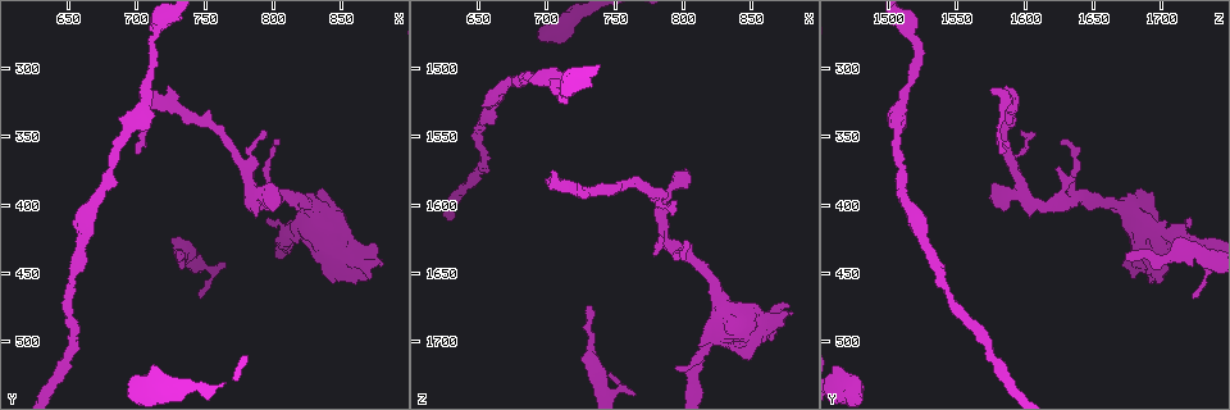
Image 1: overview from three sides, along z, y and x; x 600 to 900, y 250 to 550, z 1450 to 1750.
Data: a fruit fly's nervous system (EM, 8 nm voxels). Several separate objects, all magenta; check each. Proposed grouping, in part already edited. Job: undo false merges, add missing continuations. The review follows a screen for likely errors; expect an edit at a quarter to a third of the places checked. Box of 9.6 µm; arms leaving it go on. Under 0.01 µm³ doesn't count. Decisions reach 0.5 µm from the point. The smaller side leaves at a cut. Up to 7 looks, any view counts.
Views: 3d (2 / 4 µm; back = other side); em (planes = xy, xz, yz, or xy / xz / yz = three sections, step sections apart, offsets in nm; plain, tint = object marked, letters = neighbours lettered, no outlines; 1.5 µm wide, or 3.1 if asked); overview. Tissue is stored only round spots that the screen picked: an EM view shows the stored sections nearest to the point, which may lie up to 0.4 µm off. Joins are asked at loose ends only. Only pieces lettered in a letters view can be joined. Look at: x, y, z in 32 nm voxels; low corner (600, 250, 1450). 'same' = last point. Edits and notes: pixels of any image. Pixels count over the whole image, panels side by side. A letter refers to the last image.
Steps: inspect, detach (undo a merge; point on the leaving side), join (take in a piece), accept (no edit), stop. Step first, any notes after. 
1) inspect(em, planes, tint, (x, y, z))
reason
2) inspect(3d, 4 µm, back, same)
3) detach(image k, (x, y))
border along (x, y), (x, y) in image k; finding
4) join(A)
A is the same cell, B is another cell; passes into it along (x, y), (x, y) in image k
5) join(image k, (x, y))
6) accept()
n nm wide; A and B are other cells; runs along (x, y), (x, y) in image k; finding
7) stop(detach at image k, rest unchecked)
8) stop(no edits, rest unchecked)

inspect(3d, 4 µm, (748, 468, 1722))

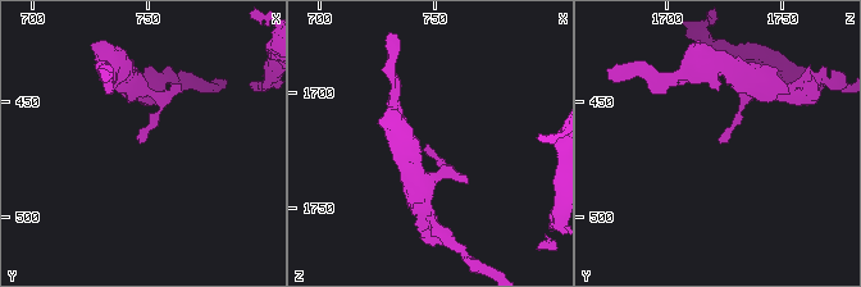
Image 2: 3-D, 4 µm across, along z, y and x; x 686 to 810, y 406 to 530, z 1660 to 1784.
inspect(em, xy, step 8, tint, (746, 467, 1723))

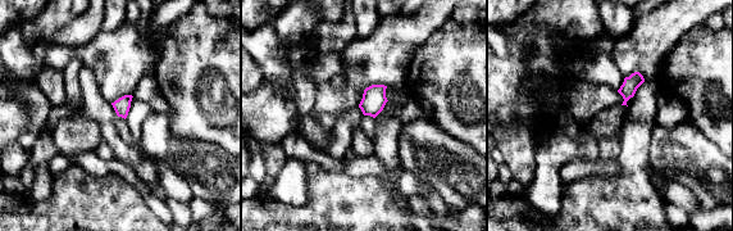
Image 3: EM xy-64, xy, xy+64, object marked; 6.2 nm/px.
inspect(em, planes, letters, same)

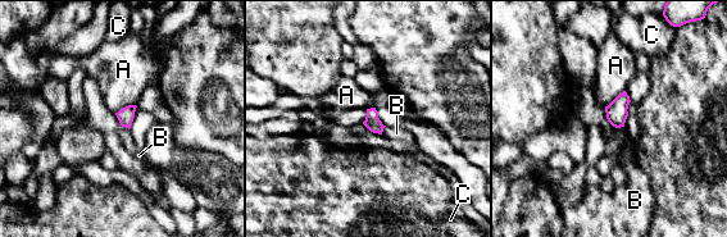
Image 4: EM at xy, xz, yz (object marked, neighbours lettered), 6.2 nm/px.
accept()
100 nm wide; A, B and C are other cells; border along (135, 104), (128, 104), (114, 113) in image 4; none of them fits

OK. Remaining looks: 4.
inspect(em, planes, letters, (802, 404, 1584))
free end

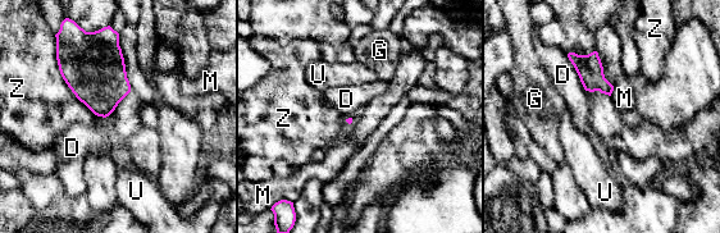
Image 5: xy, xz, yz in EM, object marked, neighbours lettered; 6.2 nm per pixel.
accept()
D, G, M, U and Z are other cells; border along (566, 54), (586, 91) in image 5; none of them fits

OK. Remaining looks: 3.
inspect(em, planes, letters, (710, 280, 1516))
calibre changes

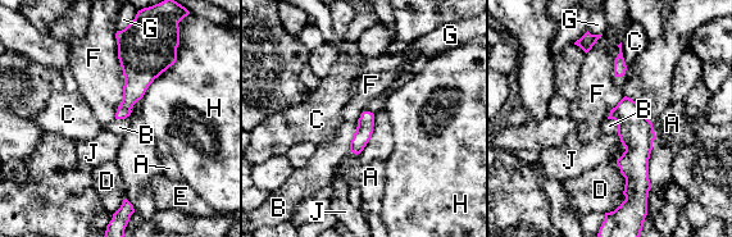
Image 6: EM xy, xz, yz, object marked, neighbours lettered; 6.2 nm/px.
accept()
100 nm wide; A, B, C, D, E, F, G, H and J are other cells; runs along (626, 100), (633, 127), (628, 190) in image 6; continuous, no second neuron

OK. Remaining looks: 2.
stop(no edits, rest unchecked)

